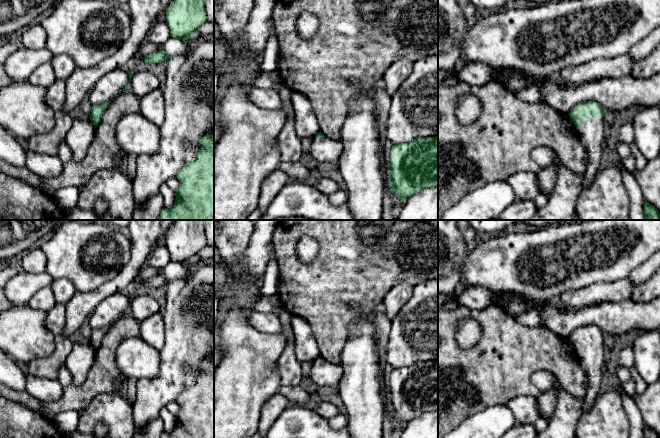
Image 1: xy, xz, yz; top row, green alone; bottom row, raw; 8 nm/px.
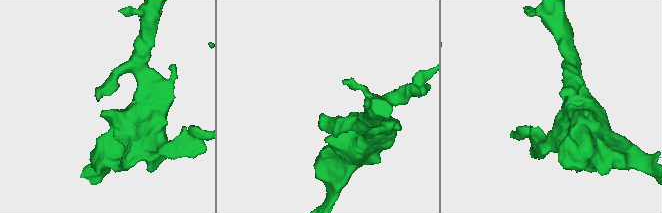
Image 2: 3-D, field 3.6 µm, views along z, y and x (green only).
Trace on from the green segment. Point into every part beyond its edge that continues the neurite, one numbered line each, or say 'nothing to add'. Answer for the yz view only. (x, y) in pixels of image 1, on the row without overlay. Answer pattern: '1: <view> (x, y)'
1: yz (591, 355)

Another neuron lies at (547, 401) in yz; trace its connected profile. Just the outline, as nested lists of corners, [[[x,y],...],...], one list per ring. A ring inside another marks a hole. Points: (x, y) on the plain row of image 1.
[[[553,389],[541,392],[537,397],[537,404],[540,417],[545,417],[550,420],[554,415],[557,405],[557,392]]]

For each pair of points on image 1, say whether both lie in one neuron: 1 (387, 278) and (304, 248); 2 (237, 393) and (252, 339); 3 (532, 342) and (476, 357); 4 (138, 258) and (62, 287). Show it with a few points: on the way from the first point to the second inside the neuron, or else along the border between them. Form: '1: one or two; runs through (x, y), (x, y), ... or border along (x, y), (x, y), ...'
1: two; border along (309, 235), (297, 244), (303, 263)
2: one; runs through (244, 380), (247, 376), (249, 352)
3: one; runs through (518, 351), (499, 353), (495, 357), (490, 357)
4: two; border along (76, 291), (65, 304)

